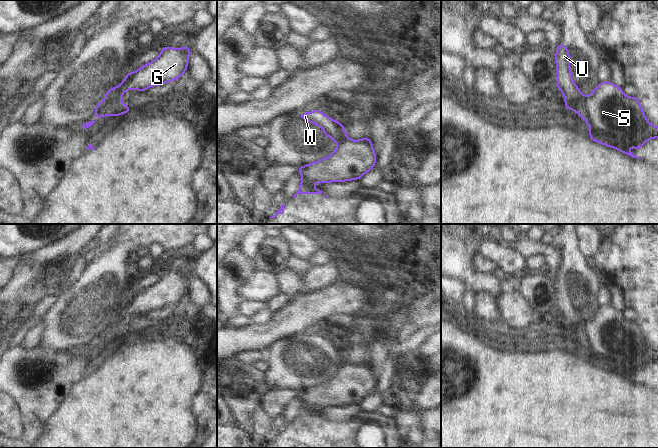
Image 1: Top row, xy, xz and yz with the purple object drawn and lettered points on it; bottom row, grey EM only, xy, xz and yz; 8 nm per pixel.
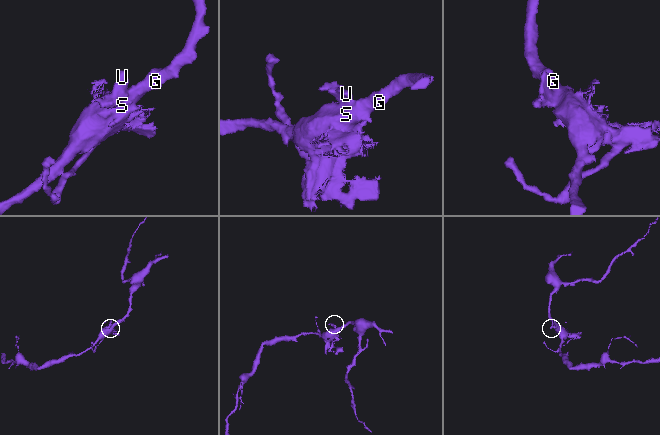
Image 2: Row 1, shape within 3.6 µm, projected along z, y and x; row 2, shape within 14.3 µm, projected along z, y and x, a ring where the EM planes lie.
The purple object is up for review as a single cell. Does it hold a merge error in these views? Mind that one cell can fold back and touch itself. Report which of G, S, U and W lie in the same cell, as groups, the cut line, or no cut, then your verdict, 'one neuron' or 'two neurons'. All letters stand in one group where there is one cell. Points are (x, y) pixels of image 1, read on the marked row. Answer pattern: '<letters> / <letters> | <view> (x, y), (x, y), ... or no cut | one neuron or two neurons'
G S / U W | xy (110, 90), (108, 103), (104, 111), (97, 118) | two neurons

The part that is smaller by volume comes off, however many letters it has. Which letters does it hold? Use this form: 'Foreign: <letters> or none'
Foreign: U, W

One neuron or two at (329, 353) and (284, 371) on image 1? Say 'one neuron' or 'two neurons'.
one neuron

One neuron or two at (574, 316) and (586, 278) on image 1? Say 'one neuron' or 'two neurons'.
one neuron

